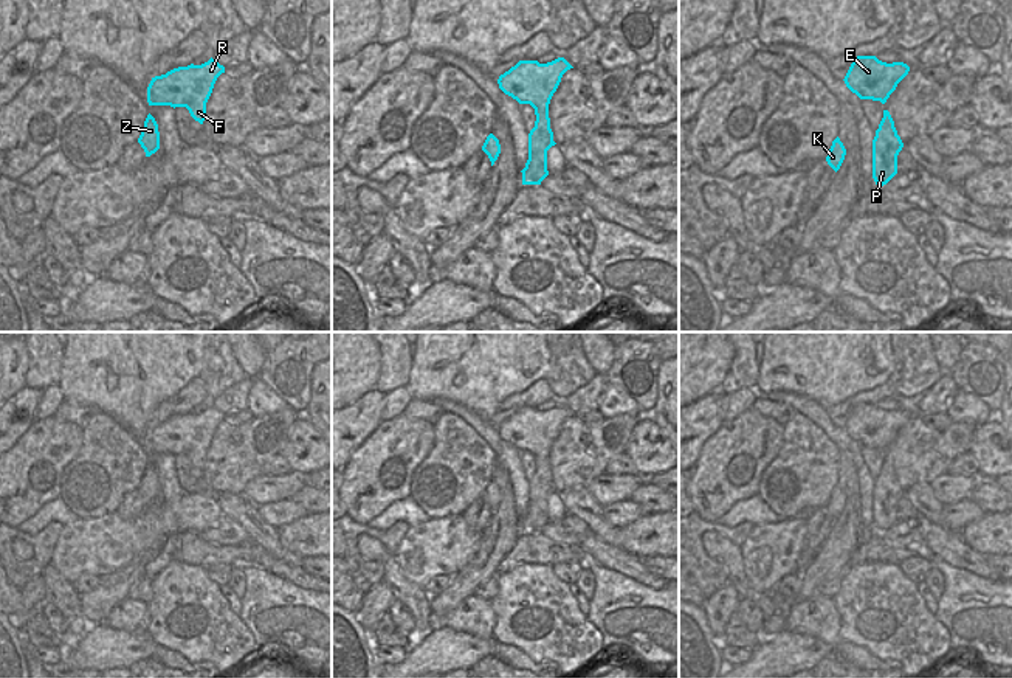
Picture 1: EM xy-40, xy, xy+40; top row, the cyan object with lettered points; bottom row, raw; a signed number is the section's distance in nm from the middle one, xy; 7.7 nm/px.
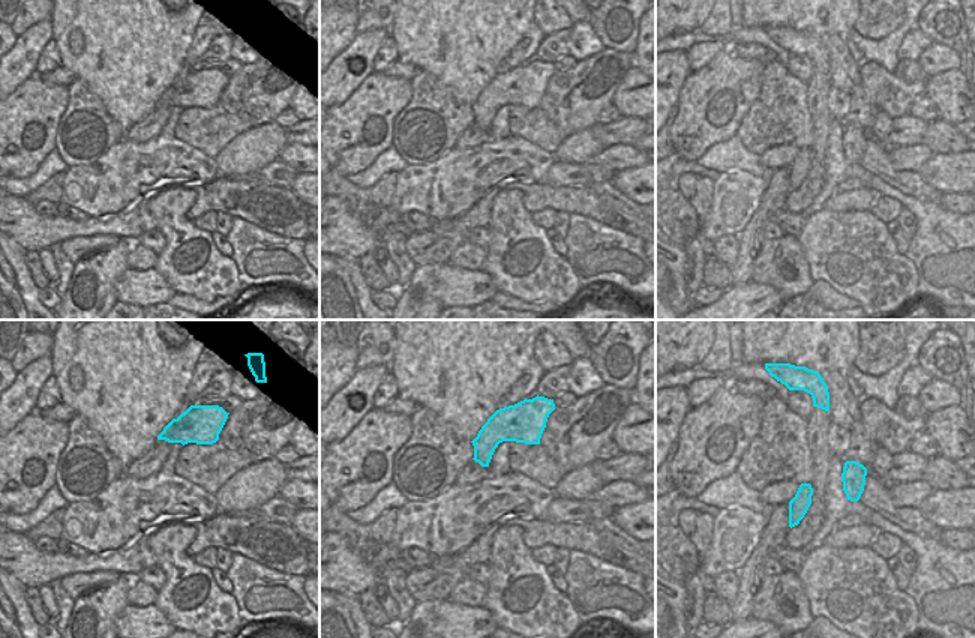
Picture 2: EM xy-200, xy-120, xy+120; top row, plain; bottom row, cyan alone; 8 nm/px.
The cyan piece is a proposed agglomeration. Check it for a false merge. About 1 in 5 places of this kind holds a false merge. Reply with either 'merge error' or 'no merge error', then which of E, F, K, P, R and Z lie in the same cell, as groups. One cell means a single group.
no merge error | E F K P R Z

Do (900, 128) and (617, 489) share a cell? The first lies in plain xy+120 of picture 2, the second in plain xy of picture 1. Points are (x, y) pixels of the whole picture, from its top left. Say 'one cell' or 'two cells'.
one cell

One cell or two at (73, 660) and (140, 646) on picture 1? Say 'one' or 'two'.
one

